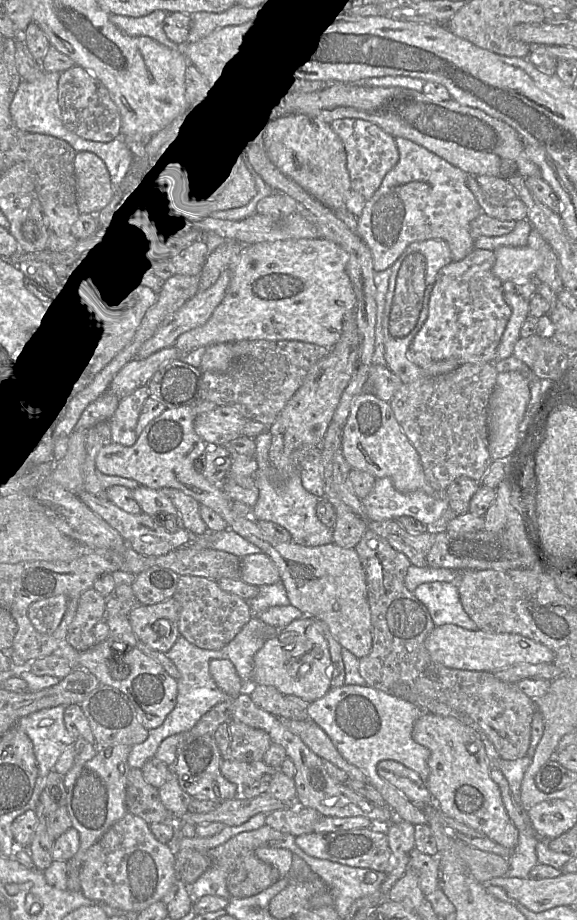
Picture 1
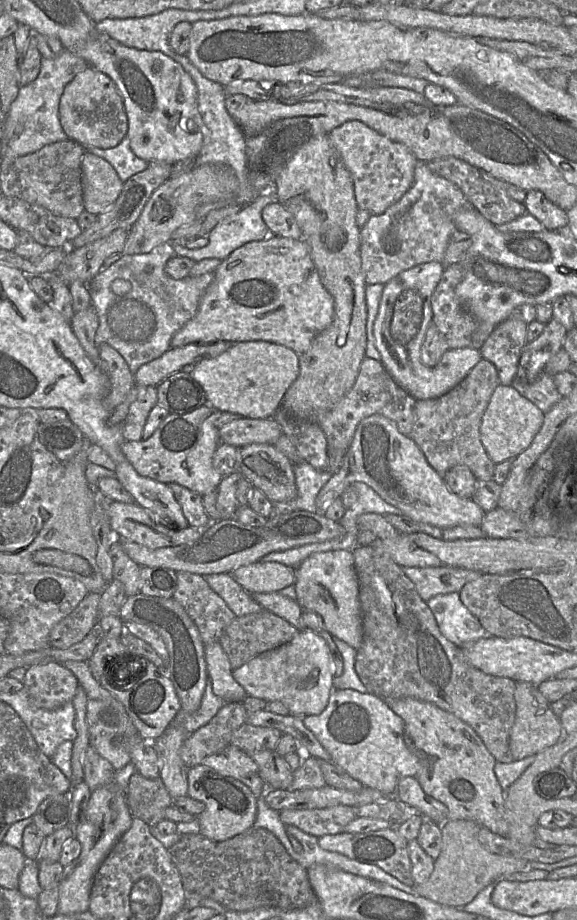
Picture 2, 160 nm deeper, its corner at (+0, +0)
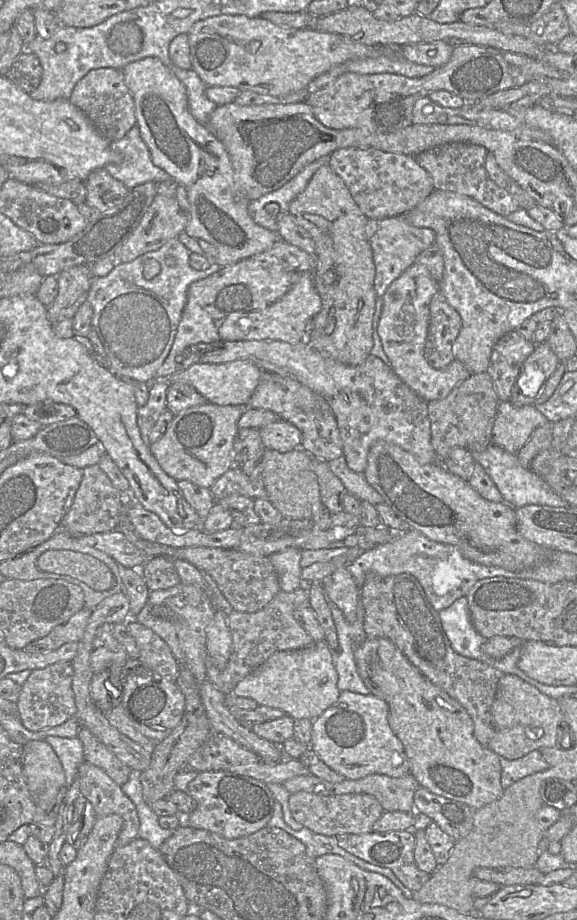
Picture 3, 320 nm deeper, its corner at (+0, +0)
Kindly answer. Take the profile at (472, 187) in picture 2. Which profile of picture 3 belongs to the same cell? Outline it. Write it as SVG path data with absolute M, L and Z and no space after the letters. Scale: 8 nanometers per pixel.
M450 143L432 148L412 157L431 176L434 189L468 196L496 214L506 217L516 211L519 206L507 191L489 178L485 169L487 154L487 149L480 145Z

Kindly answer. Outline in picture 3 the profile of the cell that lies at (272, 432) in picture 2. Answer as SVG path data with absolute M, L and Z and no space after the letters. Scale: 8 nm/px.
M278 420L259 429L264 449L281 453L300 449L302 433L293 424Z

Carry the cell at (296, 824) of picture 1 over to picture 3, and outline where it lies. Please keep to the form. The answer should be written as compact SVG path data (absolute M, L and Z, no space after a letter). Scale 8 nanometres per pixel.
M299 791L290 795L288 806L298 823L327 836L372 832L374 823L384 813L380 802L370 794L316 795Z

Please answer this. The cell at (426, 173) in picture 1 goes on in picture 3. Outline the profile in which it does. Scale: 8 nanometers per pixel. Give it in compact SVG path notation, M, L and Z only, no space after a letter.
M403 215L384 218L379 221L378 230L369 239L375 264L374 288L378 297L383 297L391 283L400 277L412 264L418 255L435 242L435 232L430 228L419 228L410 225Z

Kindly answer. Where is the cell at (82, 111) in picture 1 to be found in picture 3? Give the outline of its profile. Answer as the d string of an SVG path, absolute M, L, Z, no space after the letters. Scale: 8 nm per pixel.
M98 68L89 71L74 87L69 102L78 107L109 142L123 138L136 124L135 103L122 70Z

